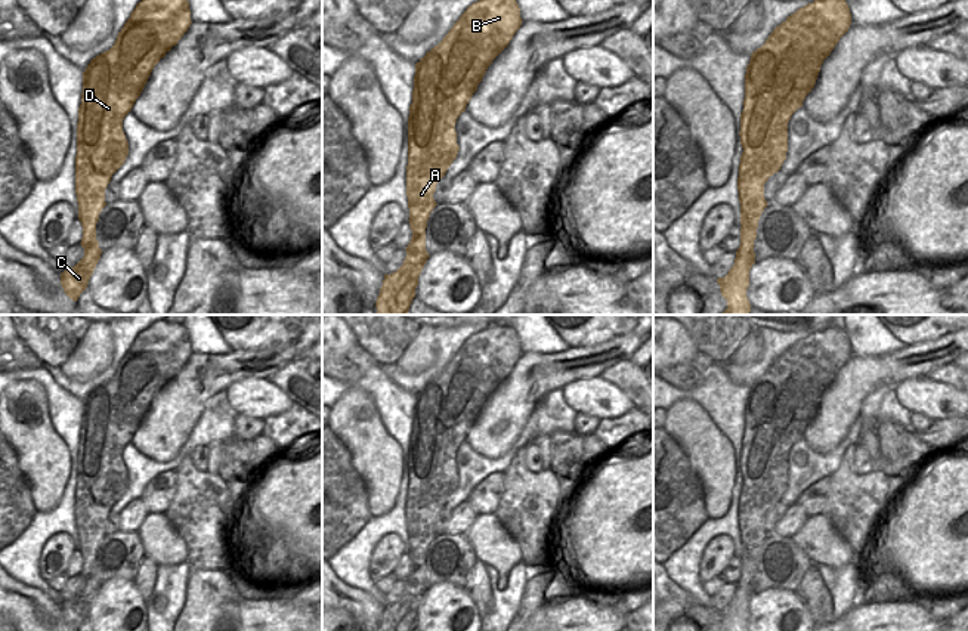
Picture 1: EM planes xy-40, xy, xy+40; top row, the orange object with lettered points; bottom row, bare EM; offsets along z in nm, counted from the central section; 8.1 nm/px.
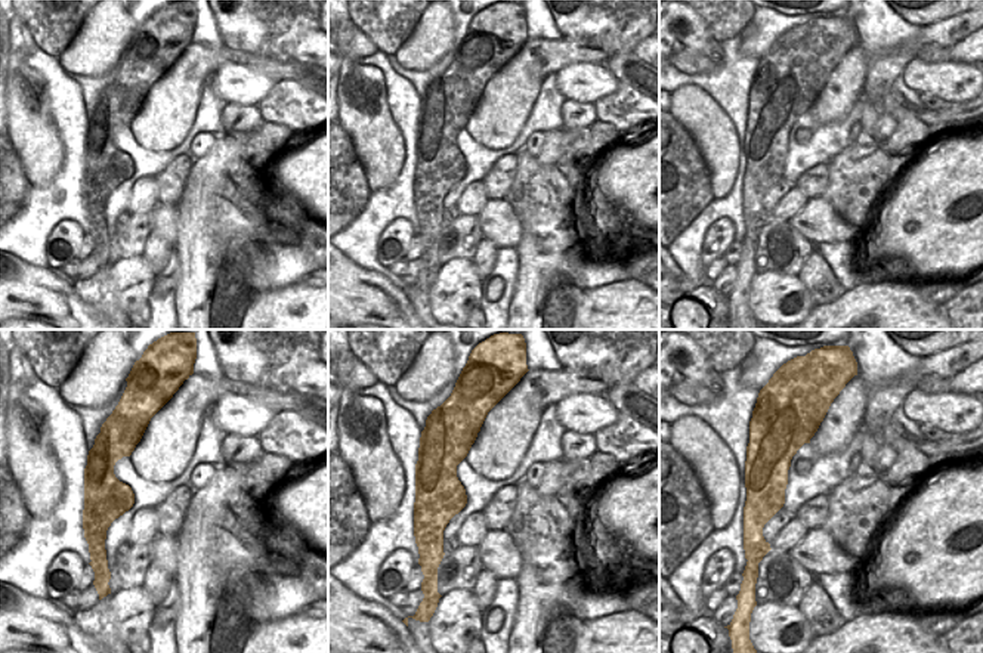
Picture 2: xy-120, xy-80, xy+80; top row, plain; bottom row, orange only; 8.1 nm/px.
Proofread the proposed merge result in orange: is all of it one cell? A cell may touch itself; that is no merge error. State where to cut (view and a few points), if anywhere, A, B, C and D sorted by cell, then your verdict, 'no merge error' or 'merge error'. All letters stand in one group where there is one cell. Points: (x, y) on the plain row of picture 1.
cut xy-40 (86, 546), (92, 554), (90, 577), (101, 584); groups A B D / C; merge error

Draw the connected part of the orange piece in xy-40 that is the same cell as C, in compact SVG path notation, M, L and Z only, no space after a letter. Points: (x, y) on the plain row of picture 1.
M89 547L84 548L81 557L83 569L80 575L84 579L84 588L74 598L61 604L61 616L71 631L78 631L80 625L87 619L89 610L102 585L95 582L90 576L93 554Z

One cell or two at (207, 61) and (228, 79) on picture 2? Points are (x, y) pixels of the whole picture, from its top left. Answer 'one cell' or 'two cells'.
two cells

